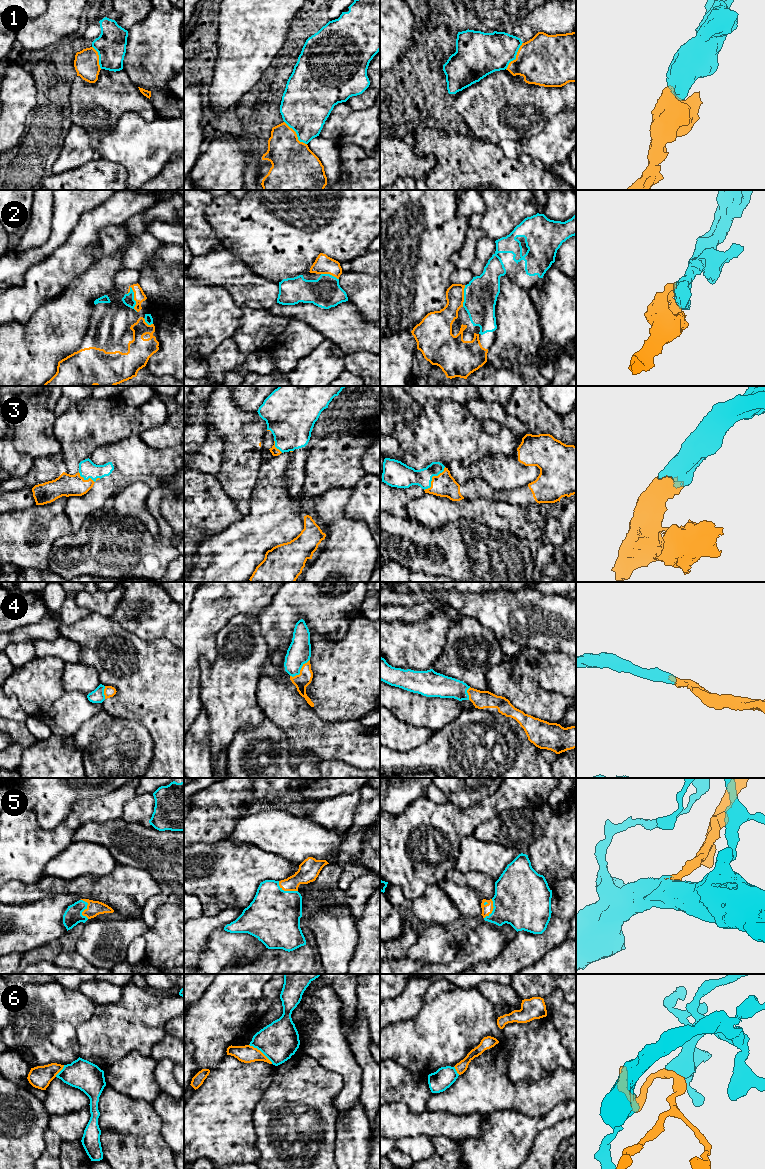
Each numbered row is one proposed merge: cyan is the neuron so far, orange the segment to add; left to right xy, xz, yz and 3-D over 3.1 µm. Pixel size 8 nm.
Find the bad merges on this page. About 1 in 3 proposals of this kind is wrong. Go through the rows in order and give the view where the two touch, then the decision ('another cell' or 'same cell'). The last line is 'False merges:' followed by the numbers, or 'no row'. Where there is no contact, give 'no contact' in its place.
1: meets cyan in yz; another cell
2: meets cyan in xy; same cell
3: meets cyan in yz; same cell
4: meets cyan in xz; same cell
5: meets cyan in xy; same cell
6: meets cyan in xz; another cell
False merges: 1, 6

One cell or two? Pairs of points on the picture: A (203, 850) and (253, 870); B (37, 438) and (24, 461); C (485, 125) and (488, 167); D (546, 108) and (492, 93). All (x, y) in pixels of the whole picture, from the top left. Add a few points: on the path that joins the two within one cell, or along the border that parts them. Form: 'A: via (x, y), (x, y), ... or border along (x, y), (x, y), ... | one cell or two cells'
A: via (215, 860), (225, 870), (241, 870) | one cell
B: border along (14, 436), (14, 447), (33, 458) | two cells
C: border along (488, 140), (496, 144) | two cells
D: via (533, 102), (510, 102), (505, 99) | one cell

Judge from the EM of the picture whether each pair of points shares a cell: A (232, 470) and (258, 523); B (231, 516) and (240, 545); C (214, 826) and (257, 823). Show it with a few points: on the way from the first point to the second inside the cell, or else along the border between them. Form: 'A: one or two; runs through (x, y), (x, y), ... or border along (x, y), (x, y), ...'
A: two; border along (255, 483), (251, 493), (249, 512), (244, 517)
B: two; border along (244, 517), (230, 524), (213, 537)
C: two; border along (246, 814), (236, 820), (234, 829), (224, 839)

